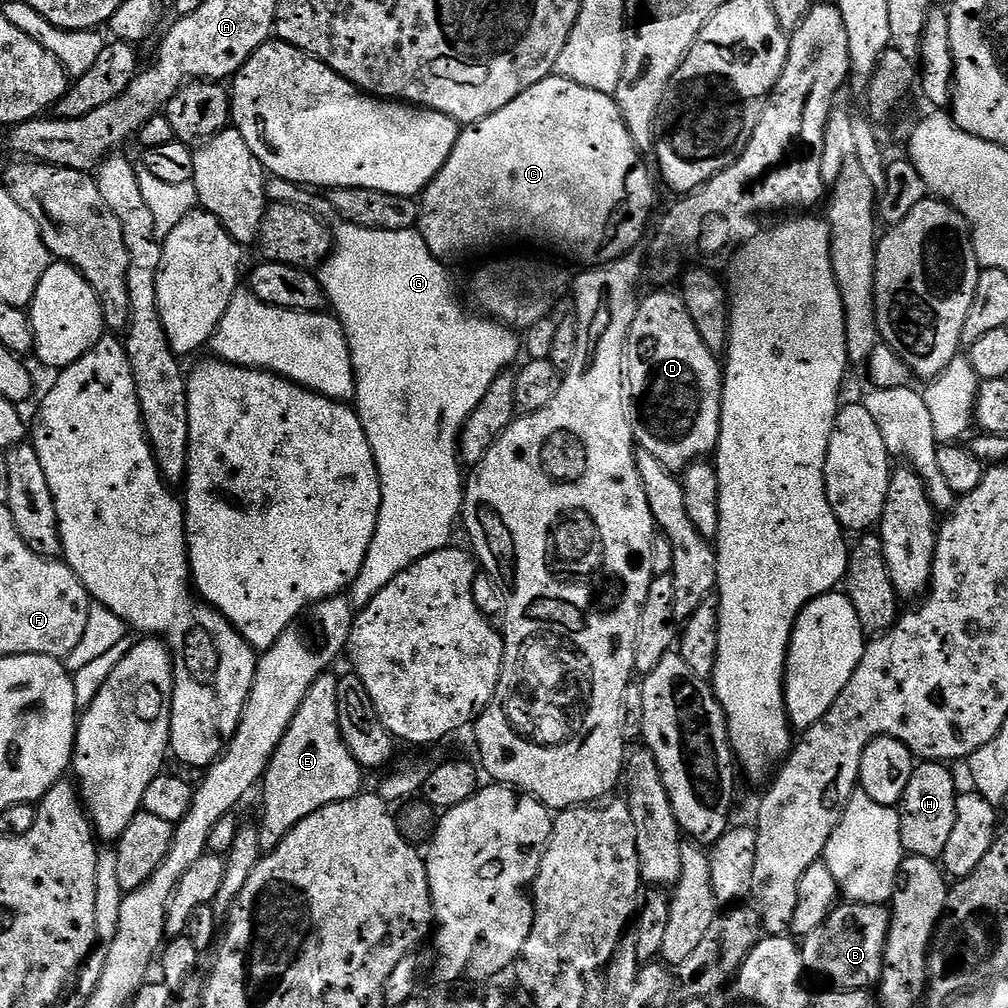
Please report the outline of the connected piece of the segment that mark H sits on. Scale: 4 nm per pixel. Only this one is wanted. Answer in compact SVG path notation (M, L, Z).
M920 762L904 782L904 793L898 805L900 833L905 853L939 861L946 850L946 841L954 831L958 787L947 763Z

